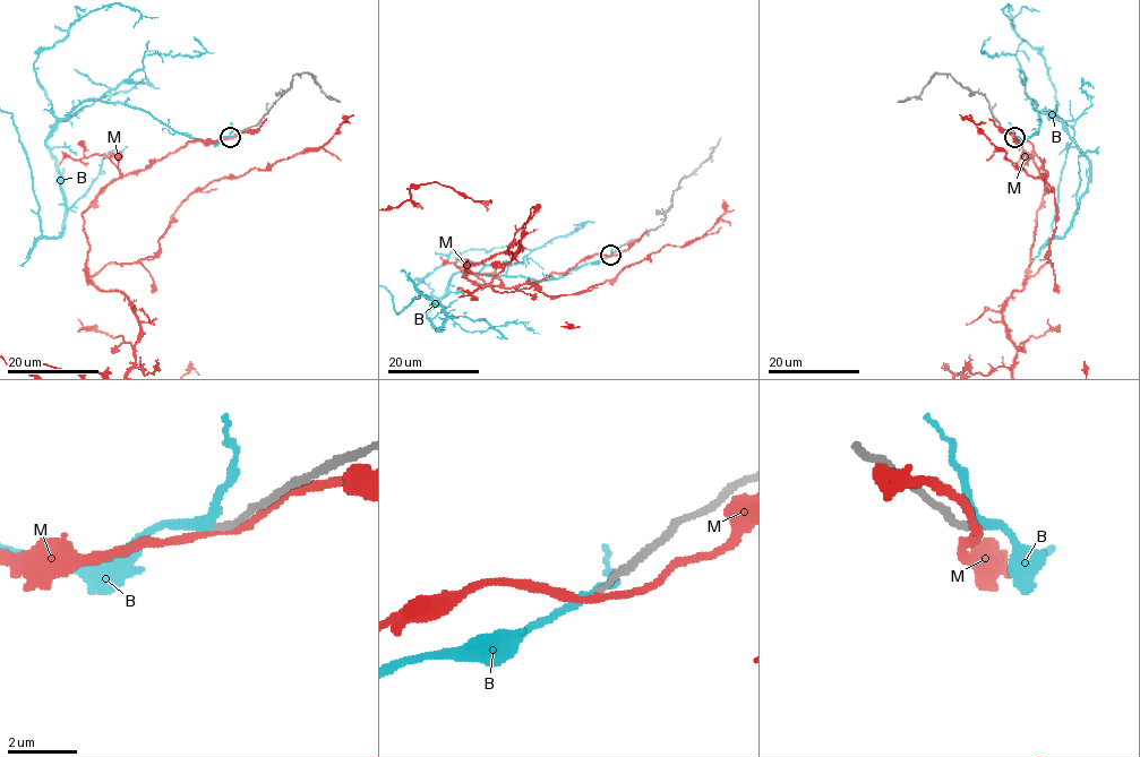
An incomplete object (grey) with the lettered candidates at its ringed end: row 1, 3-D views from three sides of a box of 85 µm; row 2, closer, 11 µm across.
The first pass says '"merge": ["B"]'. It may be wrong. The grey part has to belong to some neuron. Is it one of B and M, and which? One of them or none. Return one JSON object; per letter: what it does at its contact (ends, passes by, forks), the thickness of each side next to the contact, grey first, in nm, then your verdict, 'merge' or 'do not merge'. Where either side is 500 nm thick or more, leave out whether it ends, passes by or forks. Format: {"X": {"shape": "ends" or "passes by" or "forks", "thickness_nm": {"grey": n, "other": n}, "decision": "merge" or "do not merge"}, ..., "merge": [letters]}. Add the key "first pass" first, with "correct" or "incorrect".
{"first pass": "correct", "B": {"shape": "passes by", "thickness_nm": {"grey": 180, "other": 240}, "decision": "merge"}, "M": {"shape": "passes by", "thickness_nm": {"grey": 190, "other": 220}, "decision": "do not merge"}, "merge": ["B"]}

